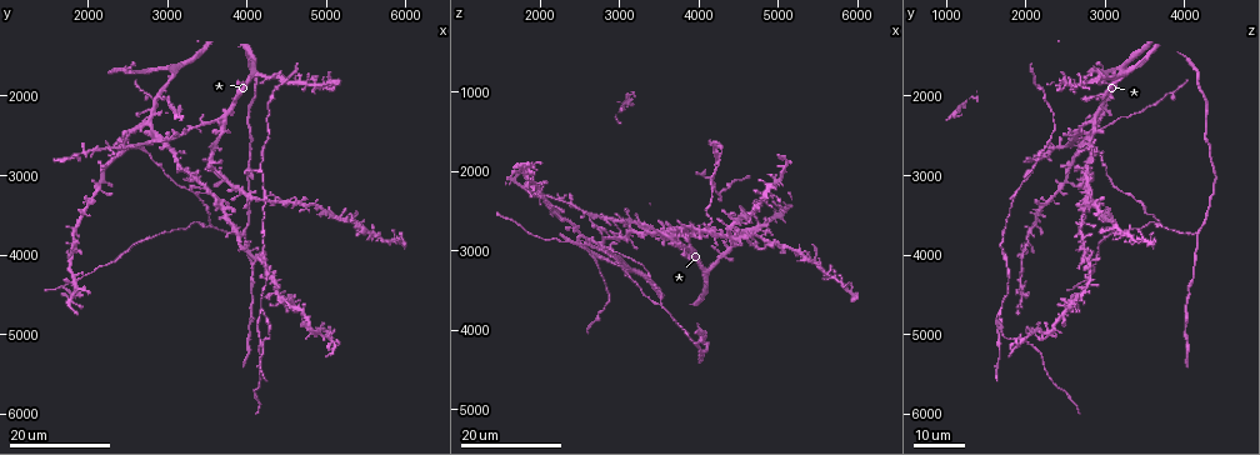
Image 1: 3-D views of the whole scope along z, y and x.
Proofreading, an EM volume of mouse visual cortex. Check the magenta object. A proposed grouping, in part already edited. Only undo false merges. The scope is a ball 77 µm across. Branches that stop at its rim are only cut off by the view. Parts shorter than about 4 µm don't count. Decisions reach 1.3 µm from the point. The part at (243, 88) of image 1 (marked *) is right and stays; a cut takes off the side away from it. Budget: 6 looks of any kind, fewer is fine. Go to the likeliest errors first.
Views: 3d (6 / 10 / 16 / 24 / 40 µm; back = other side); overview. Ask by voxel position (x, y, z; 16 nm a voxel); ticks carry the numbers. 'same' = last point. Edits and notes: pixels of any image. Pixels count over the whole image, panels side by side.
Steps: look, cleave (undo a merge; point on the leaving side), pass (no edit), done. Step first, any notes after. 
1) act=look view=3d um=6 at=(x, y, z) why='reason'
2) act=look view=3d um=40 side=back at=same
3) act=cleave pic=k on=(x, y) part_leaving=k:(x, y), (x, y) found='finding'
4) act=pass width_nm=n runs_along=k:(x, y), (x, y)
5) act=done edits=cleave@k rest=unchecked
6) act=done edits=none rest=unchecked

act=look view=3d um=16 at=(4200, 4700, 1700) why='a fork'

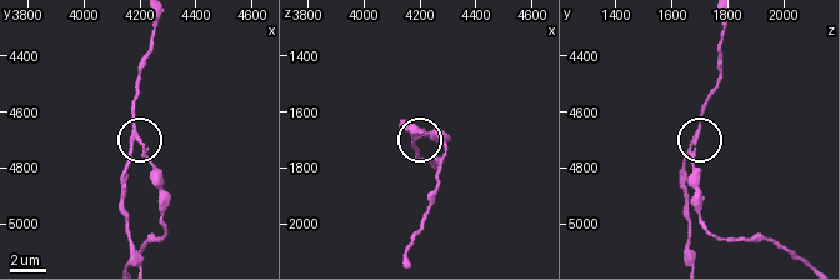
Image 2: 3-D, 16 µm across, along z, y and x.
act=look view=3d um=10 at=(4200, 4710, 1680)

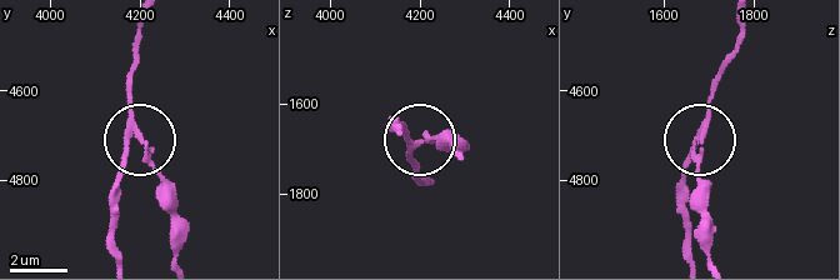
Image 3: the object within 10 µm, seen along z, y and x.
act=look view=3d um=6 at=(4195, 4700, 1685)

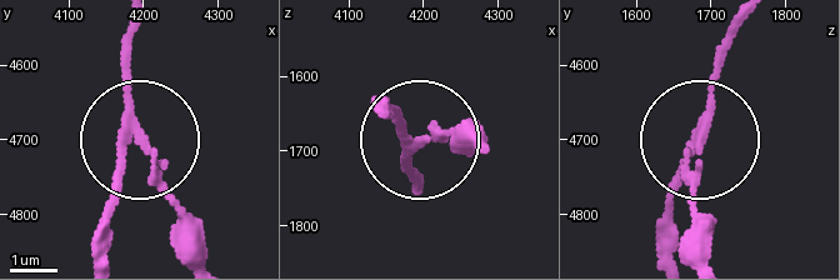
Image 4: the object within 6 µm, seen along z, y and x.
act=cleave pic=4 on=(118, 203) width_nm=170 part_leaving=4:(126, 138), (103, 253) found='a second neuron is stuck on'

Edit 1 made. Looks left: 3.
act=look view=3d um=16 at=(3550, 3650, 3650) why='three arms meet'

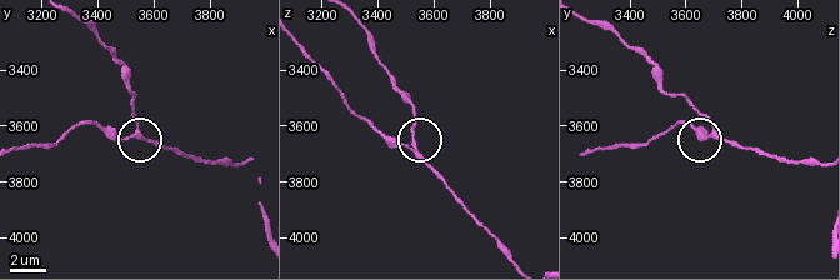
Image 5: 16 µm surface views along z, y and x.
act=look view=3d um=6 at=(3530, 3620, 3690)

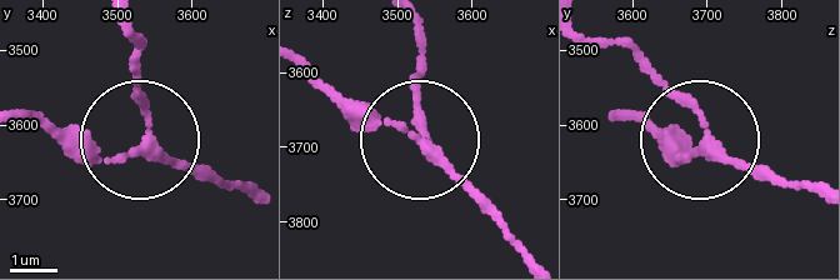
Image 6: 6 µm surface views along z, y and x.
act=pass runs_along=6:(590, 40), (626, 48), (686, 104), (690, 159), (630, 115) found='continuous, no second neuron'

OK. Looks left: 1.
act=done edits=cleave@4 rest=unchecked

